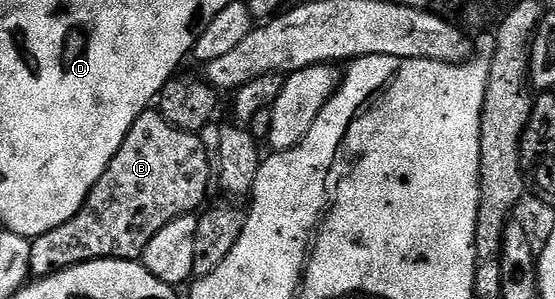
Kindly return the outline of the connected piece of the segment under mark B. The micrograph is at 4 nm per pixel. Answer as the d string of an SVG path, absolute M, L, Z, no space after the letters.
M149 109L142 112L138 121L134 121L120 151L110 161L106 173L88 195L83 209L70 217L70 221L58 225L58 229L50 229L35 236L32 242L33 253L30 256L31 274L43 277L79 263L112 256L117 259L136 259L143 256L146 245L150 245L150 241L154 241L154 235L160 229L166 229L170 221L180 215L193 214L197 210L195 207L203 208L208 186L214 183L214 159L213 156L212 159L208 156L208 147L200 138L197 132L176 127L159 110Z

